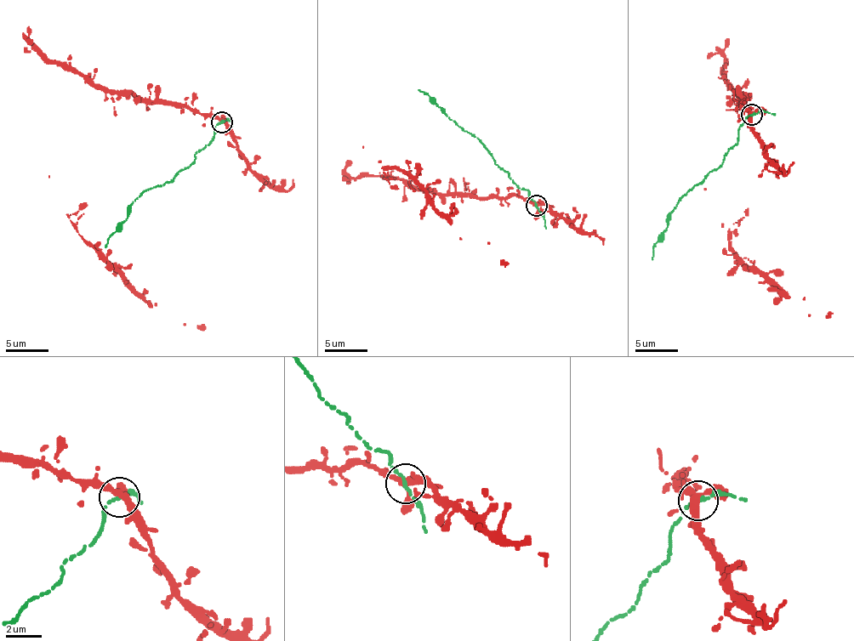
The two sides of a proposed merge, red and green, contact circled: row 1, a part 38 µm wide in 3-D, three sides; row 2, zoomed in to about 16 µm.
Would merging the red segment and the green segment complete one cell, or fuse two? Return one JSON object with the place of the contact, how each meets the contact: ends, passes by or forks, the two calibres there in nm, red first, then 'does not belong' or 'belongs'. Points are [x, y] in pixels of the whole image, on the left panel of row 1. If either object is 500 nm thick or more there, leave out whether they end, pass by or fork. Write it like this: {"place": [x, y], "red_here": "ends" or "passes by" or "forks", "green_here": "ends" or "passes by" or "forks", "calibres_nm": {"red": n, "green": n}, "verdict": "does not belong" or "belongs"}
{"place": [222, 121], "red_here": "forks", "green_here": "ends", "calibres_nm": {"red": 320, "green": 280}, "verdict": "belongs"}

